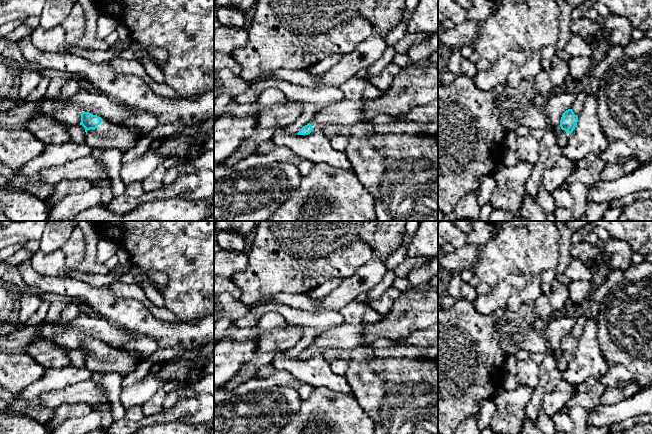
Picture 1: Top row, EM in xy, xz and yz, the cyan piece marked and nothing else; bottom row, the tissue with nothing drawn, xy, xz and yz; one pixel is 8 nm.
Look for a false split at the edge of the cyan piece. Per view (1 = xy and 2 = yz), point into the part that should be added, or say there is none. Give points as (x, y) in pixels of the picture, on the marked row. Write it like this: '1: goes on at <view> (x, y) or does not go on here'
1: goes on at xy (107, 135)
2: goes on at yz (564, 135)

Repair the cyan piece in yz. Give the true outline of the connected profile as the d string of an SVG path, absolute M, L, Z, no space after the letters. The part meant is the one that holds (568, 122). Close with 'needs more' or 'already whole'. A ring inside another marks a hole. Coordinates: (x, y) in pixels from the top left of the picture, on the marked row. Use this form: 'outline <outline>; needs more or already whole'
outline M572 109L566 110L561 117L561 132L558 138L558 145L563 147L567 144L569 135L573 132L578 122L578 116L574 114Z; needs more

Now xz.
outline M343 99L336 103L321 105L313 120L303 126L298 135L308 135L314 129L323 130L327 125L352 125L362 120L365 100Z; needs more

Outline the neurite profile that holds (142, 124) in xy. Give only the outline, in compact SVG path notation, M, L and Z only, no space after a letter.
M134 113L128 119L126 124L120 125L123 125L126 129L128 129L131 133L135 134L136 136L143 138L159 125L159 120L158 117L153 113Z

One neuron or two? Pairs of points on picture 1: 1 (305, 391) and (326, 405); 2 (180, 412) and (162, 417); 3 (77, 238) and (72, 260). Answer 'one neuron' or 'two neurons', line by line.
1: two neurons
2: one neuron
3: one neuron

